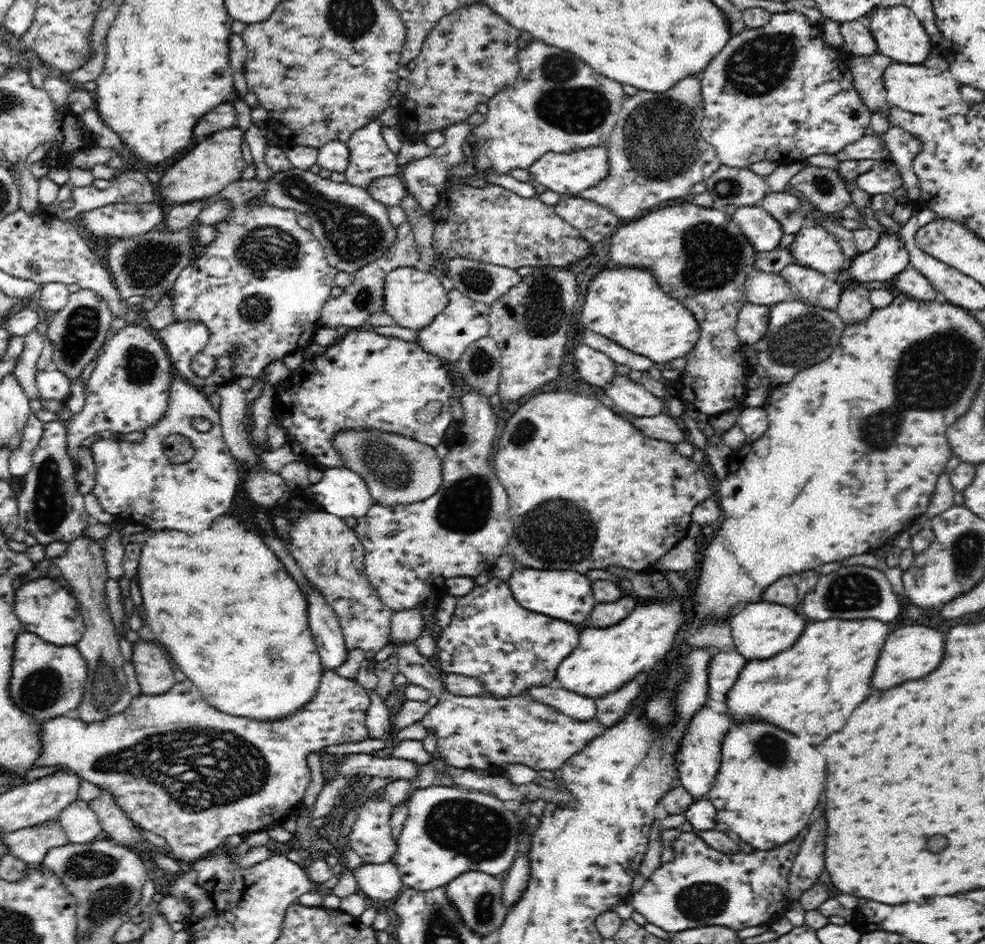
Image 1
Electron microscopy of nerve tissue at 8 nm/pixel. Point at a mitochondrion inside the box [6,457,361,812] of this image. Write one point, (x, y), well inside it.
(41, 689)

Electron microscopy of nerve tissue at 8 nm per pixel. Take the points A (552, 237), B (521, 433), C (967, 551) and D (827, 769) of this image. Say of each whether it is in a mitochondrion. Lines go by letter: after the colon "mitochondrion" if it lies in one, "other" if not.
A: other
B: mitochondrion
C: mitochondrion
D: other

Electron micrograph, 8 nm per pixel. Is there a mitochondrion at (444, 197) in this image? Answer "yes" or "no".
no

